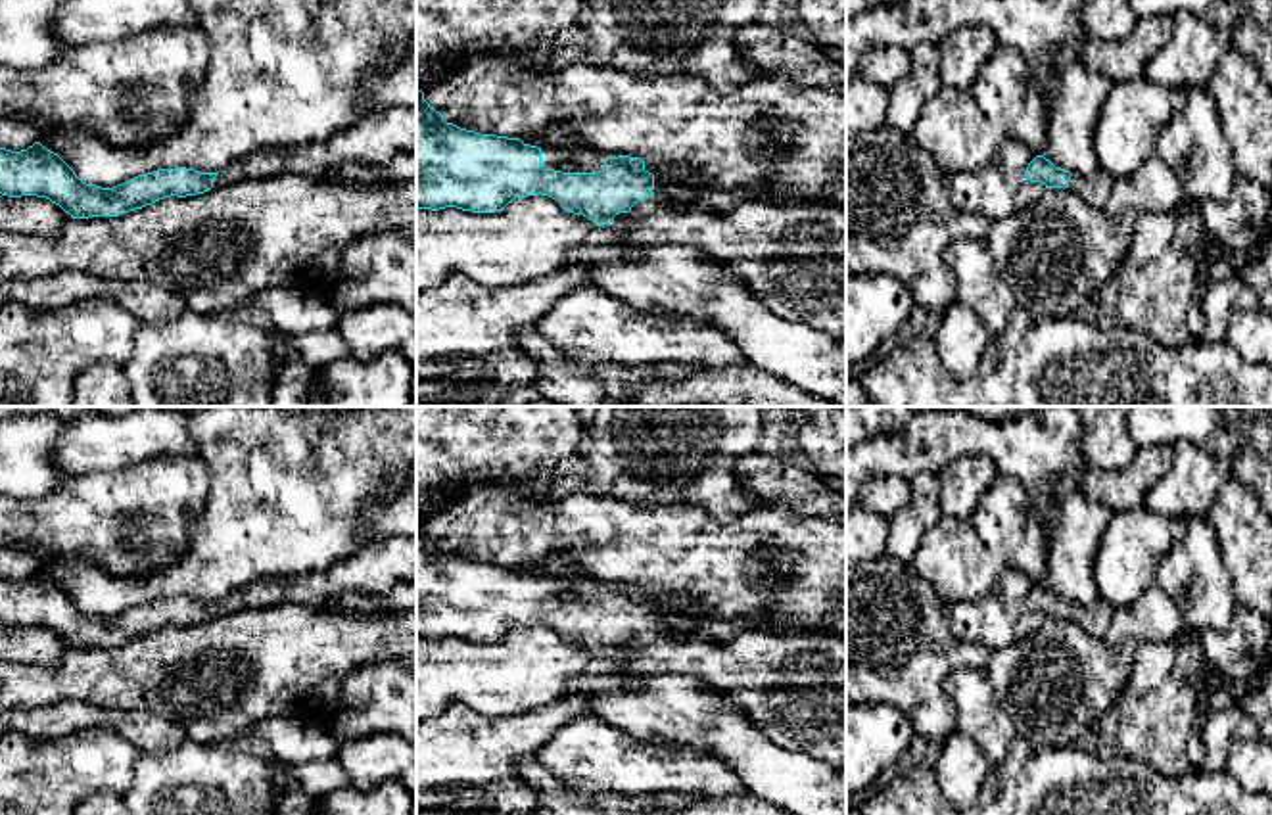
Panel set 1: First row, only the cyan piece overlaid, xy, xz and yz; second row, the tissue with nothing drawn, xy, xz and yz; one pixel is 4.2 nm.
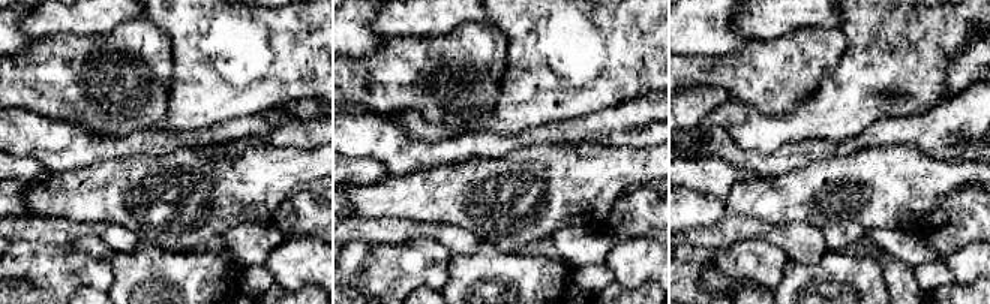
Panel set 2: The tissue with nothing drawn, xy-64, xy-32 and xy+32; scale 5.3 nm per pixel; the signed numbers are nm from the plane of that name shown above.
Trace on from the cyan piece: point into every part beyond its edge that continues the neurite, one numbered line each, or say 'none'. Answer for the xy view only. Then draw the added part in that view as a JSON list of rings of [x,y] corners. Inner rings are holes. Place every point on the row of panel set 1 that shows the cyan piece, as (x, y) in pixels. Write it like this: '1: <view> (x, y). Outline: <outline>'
1: xy (378, 137). Outline: [[[388,105],[322,140],[247,153],[219,173],[213,188],[278,175],[299,175],[328,184],[345,182],[347,165],[384,167],[401,151],[416,153],[416,111]]]

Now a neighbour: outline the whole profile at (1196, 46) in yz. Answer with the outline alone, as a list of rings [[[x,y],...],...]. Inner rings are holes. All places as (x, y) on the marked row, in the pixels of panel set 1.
[[[1178,12],[1172,19],[1174,33],[1149,59],[1143,77],[1178,92],[1188,86],[1205,86],[1232,42],[1205,15]]]

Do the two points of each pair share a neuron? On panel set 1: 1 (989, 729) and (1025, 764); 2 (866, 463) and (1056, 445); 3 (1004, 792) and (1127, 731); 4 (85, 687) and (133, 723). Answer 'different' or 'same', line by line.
1: different
2: same
3: different
4: different

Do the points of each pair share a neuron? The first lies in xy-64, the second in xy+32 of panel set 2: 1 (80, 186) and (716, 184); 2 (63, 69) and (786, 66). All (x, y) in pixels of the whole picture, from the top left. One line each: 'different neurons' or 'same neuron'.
1: different neurons
2: same neuron

